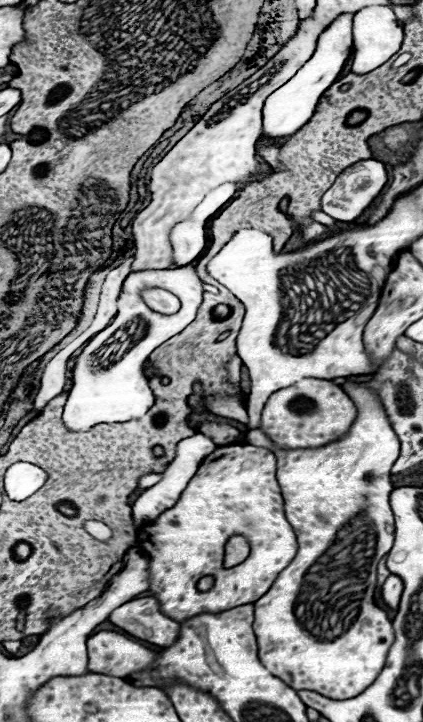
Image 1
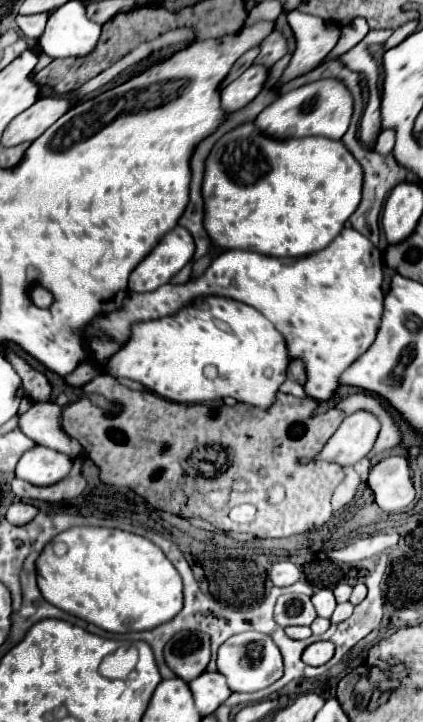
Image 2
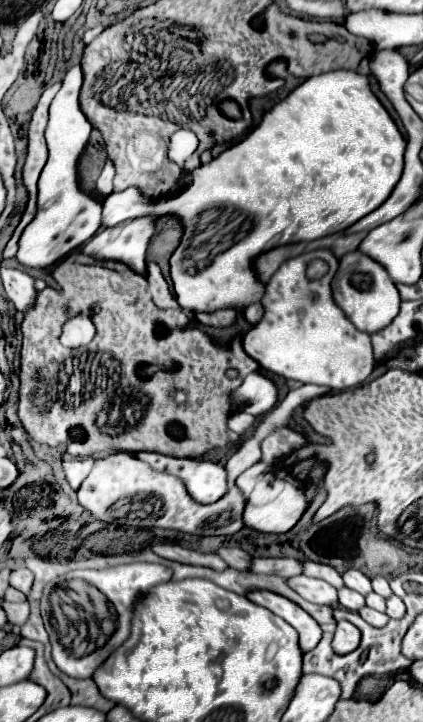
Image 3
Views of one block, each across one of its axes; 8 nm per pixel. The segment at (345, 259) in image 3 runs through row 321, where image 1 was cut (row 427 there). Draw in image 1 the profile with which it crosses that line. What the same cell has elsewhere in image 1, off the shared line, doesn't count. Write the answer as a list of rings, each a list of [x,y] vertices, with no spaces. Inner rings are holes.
[[[346,378],[342,384],[342,390],[350,396],[352,404],[356,406],[356,420],[350,426],[350,432],[346,432],[336,442],[330,442],[330,444],[320,446],[320,448],[282,450],[282,448],[272,446],[272,440],[262,430],[248,430],[246,432],[248,444],[264,446],[264,448],[272,450],[278,458],[278,472],[276,474],[278,474],[278,482],[282,486],[282,496],[286,502],[286,518],[294,524],[294,530],[298,536],[298,546],[300,546],[296,558],[288,564],[288,568],[284,568],[284,572],[280,572],[276,582],[270,586],[270,590],[260,600],[254,602],[254,634],[258,640],[258,658],[260,658],[260,664],[264,664],[264,668],[268,672],[272,672],[272,676],[284,680],[290,688],[318,690],[322,696],[328,696],[328,698],[352,698],[352,696],[358,696],[360,692],[364,692],[376,680],[380,670],[384,668],[386,654],[394,642],[394,630],[392,630],[392,624],[390,624],[386,612],[374,604],[374,588],[376,588],[376,566],[390,552],[390,548],[394,544],[394,516],[392,516],[392,508],[390,508],[390,494],[392,494],[394,486],[392,486],[390,476],[392,476],[392,466],[400,456],[400,440],[398,440],[396,432],[392,432],[392,424],[384,412],[384,406],[380,404],[376,390],[370,388],[368,382],[356,382],[356,380]]]

